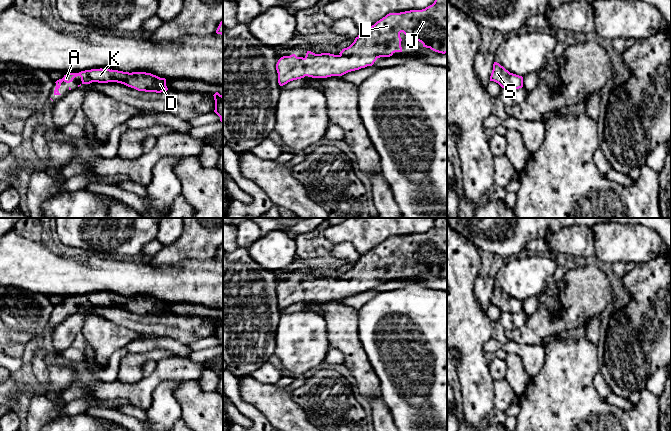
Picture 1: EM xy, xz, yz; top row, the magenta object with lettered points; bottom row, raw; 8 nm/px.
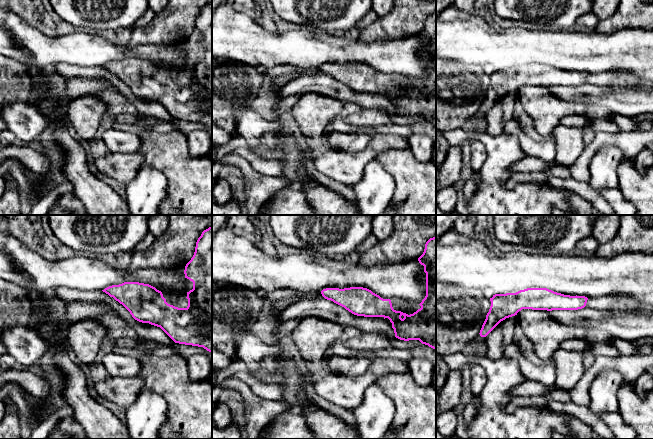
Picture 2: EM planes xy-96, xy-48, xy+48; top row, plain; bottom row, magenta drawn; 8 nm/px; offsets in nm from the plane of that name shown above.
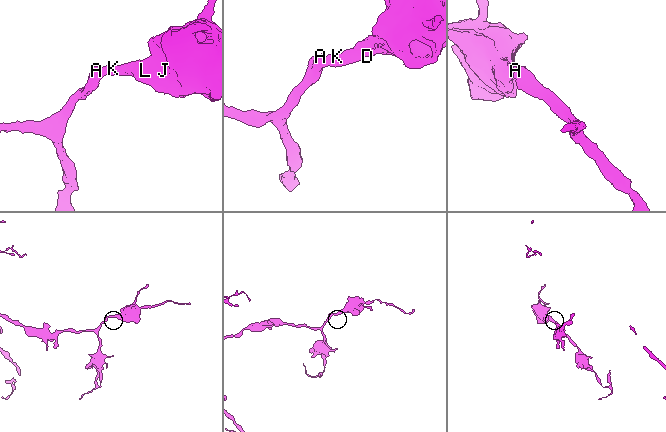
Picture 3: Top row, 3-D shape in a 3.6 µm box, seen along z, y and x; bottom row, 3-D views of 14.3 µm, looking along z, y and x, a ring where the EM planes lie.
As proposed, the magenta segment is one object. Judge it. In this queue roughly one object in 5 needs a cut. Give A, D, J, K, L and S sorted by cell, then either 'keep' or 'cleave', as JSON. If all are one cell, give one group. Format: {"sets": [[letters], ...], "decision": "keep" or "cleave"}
{"sets": [["A", "D", "J", "K", "L", "S"]], "decision": "keep"}

